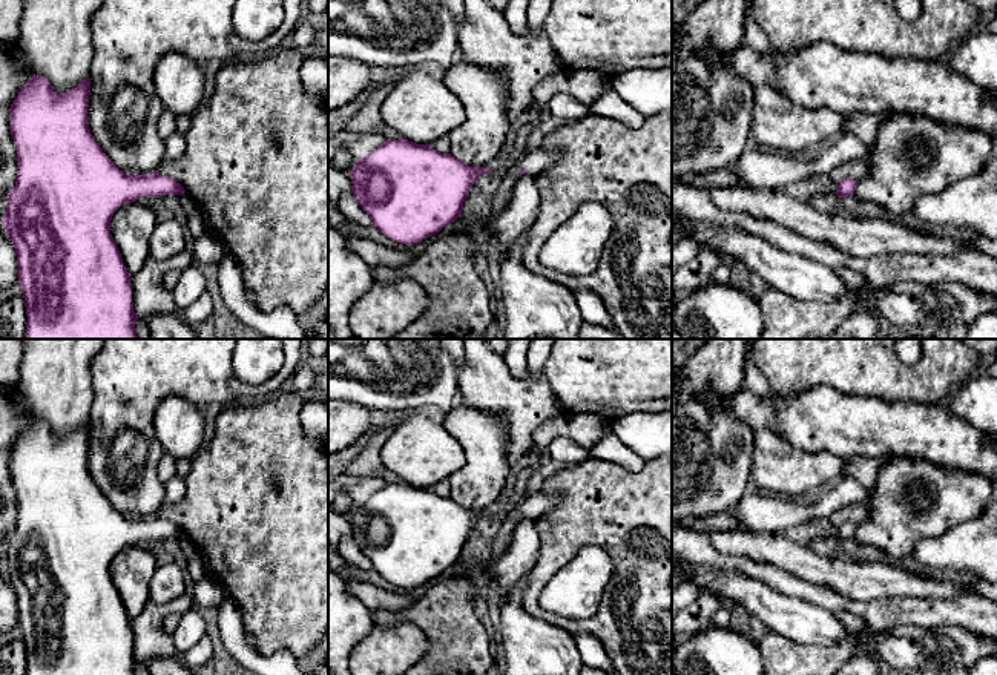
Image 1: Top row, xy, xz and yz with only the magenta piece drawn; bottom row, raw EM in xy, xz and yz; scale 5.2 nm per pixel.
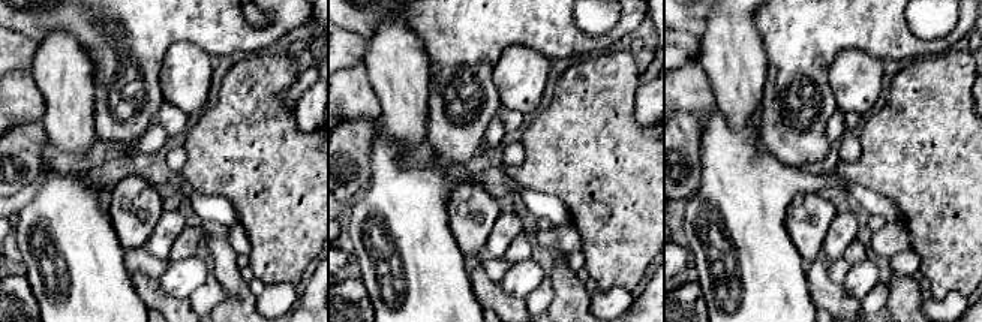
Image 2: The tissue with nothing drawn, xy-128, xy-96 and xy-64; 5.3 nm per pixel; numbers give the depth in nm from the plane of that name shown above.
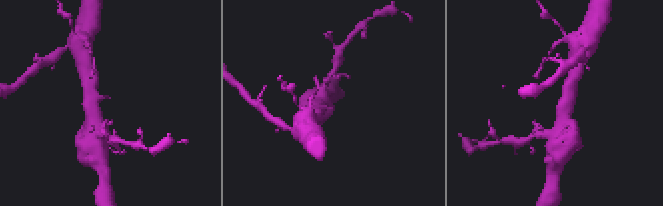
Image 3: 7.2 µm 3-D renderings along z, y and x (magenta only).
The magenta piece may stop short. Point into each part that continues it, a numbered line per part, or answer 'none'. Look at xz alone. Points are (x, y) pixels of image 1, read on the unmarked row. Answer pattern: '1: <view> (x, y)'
1: xz (537, 503)

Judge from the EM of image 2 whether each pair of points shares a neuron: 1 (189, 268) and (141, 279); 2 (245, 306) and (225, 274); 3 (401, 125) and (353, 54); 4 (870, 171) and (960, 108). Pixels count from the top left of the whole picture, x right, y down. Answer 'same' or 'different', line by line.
1: different
2: same
3: different
4: same

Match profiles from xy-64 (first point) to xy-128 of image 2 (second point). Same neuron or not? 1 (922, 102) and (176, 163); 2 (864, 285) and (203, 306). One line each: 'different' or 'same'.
1: different
2: different

